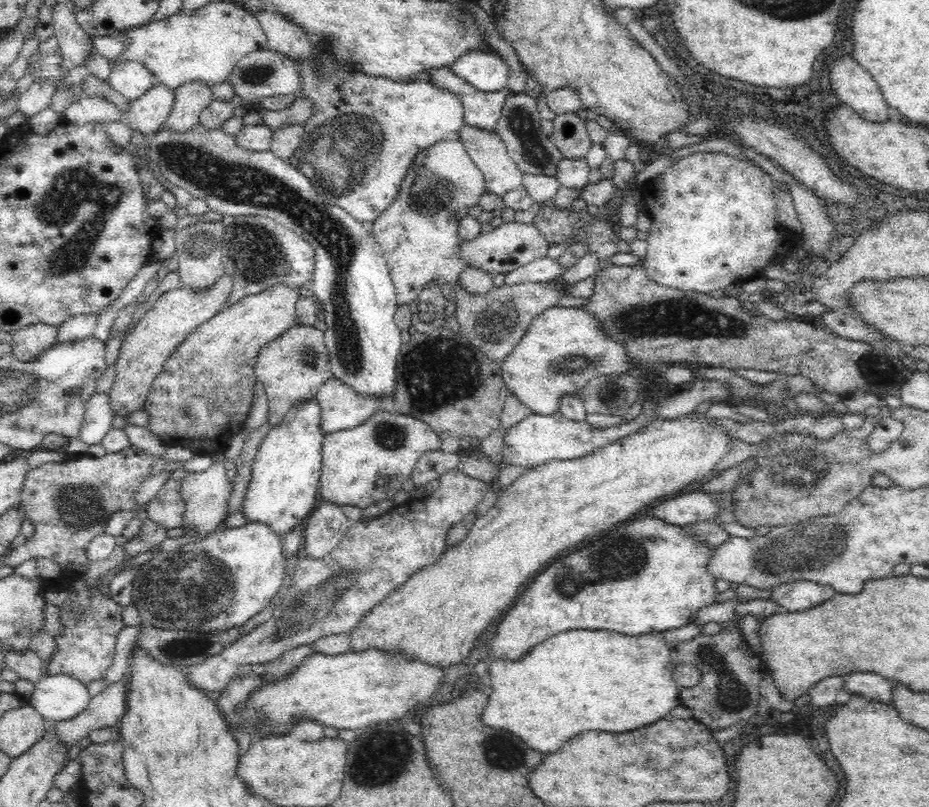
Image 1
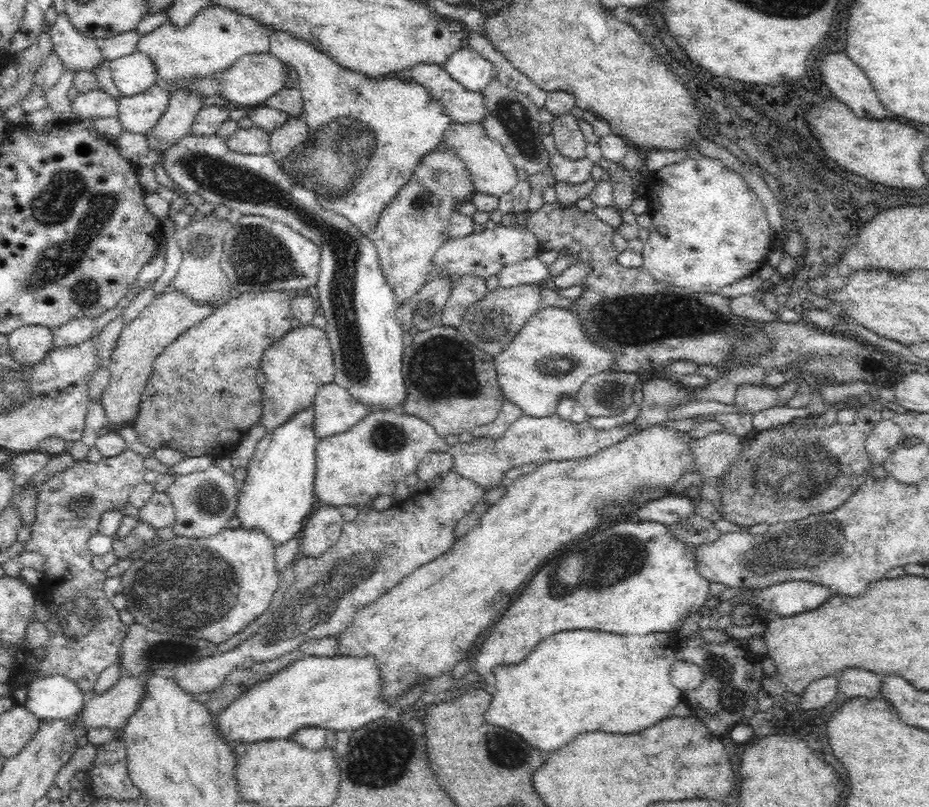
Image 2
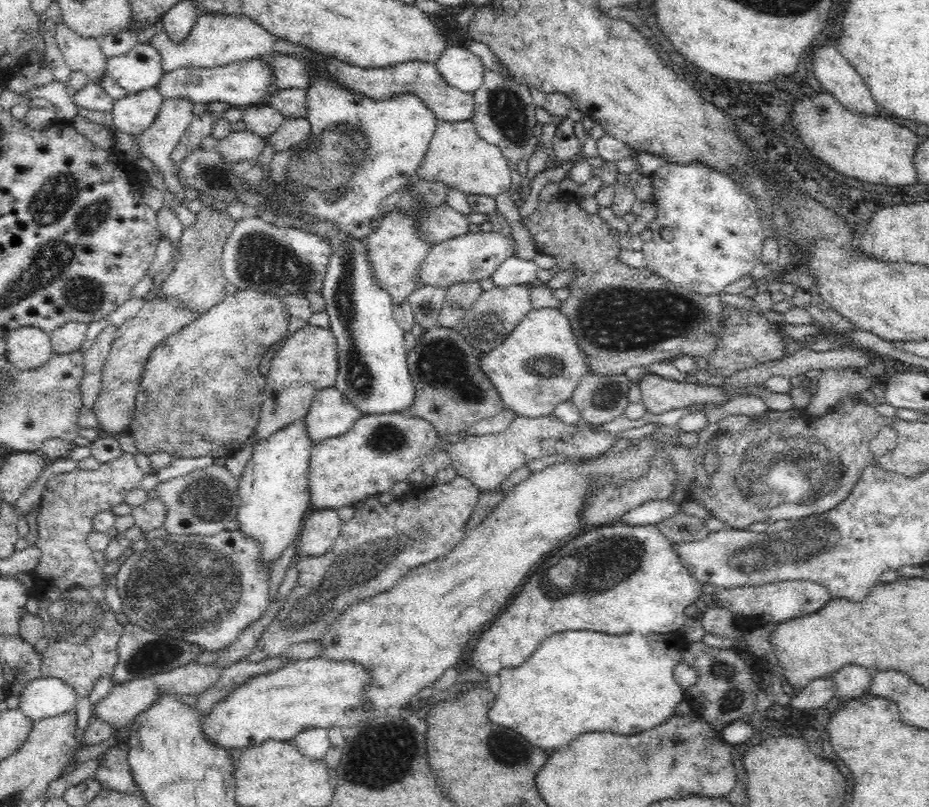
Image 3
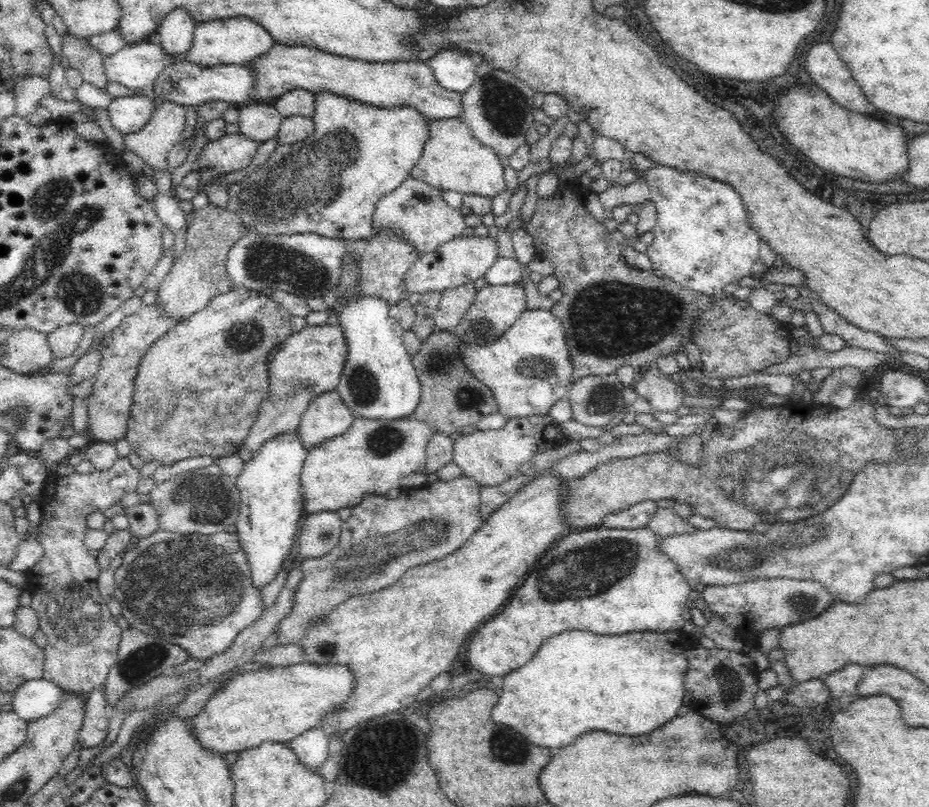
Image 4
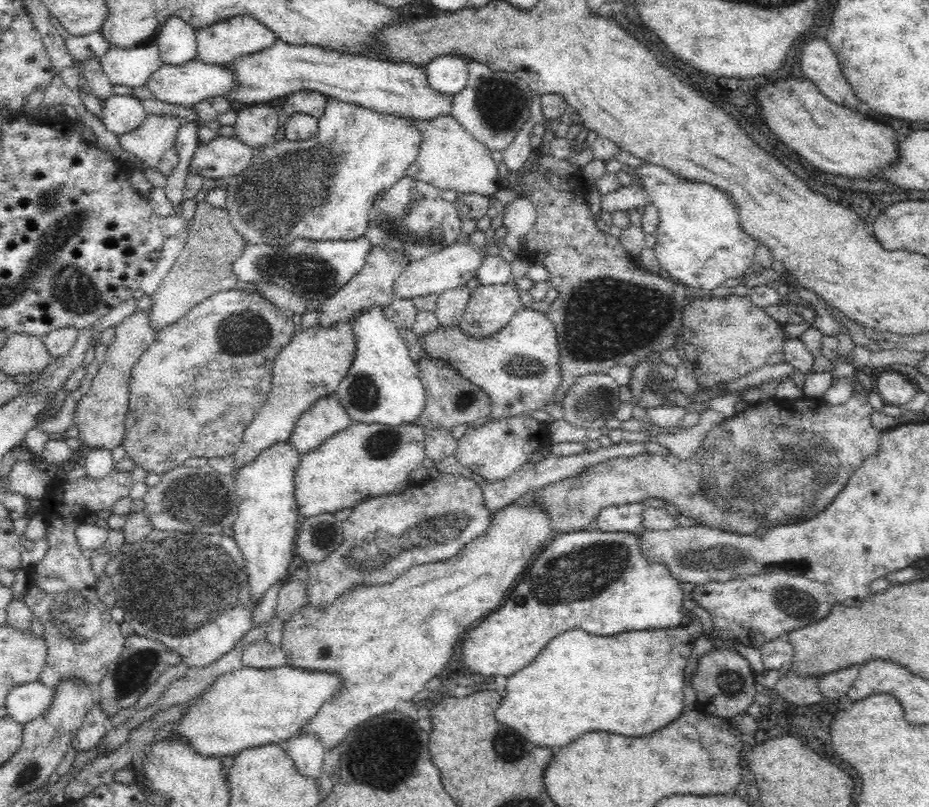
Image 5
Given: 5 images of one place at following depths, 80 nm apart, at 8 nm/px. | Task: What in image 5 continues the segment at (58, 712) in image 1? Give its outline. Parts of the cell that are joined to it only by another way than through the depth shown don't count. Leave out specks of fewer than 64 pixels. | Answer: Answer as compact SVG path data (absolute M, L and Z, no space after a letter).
M39 680L13 686L6 697L8 715L20 724L26 724L47 712L54 698L54 689Z

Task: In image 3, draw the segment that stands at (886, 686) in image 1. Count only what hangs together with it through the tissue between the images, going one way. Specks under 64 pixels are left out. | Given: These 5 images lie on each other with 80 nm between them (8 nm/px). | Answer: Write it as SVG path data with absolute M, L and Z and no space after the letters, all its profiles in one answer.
M850 664L846 668L840 668L838 672L833 672L830 676L835 682L835 697L849 700L869 694L872 676L856 664Z

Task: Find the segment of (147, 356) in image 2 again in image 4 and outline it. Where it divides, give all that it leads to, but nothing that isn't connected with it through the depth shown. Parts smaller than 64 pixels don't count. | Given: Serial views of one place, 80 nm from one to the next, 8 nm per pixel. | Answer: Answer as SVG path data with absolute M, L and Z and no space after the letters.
M156 301L150 305L142 304L134 314L127 316L110 332L110 344L102 355L98 373L94 377L96 382L93 395L84 403L89 416L86 430L89 441L115 442L118 438L125 438L142 357L156 340L176 327L180 321L182 318L168 316Z

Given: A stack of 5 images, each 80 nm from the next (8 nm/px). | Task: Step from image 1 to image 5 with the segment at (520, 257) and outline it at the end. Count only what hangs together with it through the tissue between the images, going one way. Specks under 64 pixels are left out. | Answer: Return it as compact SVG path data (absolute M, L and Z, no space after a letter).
M456 242L450 247L433 252L420 260L410 261L406 270L395 280L393 293L396 299L412 299L414 296L440 294L448 289L466 285L468 280L476 278L481 264L488 255L482 248L475 248L470 242L463 244Z

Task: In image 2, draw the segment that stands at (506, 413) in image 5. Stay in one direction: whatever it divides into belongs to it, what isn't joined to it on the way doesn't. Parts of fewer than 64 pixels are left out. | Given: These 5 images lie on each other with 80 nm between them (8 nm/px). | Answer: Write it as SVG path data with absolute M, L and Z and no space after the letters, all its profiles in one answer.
M542 307L518 331L513 341L494 357L498 383L505 400L517 404L534 417L550 416L562 396L575 397L582 384L613 367L613 352L596 344L585 331L578 315L569 308Z

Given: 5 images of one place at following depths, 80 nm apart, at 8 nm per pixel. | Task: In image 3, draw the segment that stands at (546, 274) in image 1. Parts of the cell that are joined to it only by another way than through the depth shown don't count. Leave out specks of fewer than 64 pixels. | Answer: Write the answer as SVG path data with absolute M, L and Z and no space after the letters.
M512 257L504 260L494 271L491 279L496 287L508 288L512 285L525 285L539 282L538 272L541 268L532 260Z

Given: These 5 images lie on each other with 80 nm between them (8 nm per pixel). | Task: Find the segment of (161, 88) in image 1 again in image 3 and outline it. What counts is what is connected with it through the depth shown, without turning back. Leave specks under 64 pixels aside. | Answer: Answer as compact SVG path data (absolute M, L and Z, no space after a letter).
M150 87L138 93L126 94L114 102L115 129L130 135L145 132L158 118L158 112L165 102L157 87Z

